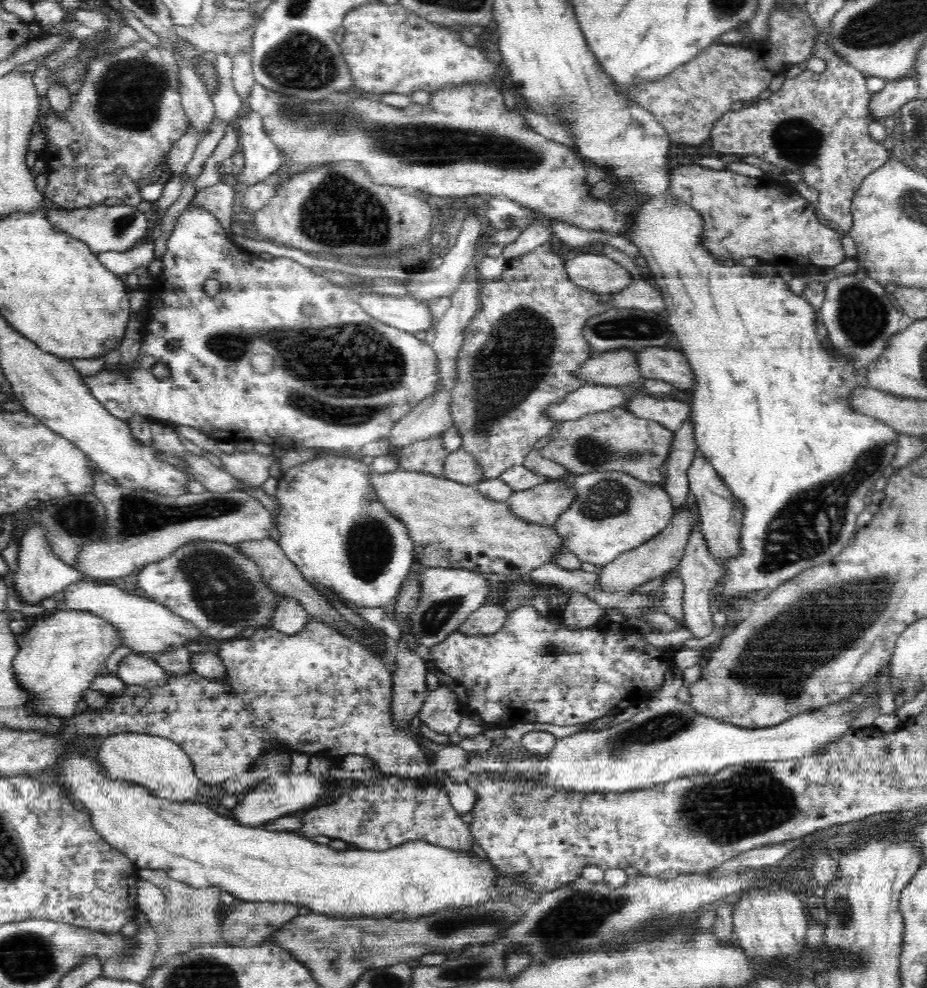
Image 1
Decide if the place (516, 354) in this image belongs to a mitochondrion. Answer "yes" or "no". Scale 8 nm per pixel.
yes

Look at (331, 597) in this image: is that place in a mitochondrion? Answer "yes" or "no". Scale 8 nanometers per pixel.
no

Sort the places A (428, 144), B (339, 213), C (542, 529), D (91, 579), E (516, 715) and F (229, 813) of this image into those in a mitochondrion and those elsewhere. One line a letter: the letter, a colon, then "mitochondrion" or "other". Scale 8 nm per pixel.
A: mitochondrion
B: mitochondrion
C: other
D: other
E: other
F: other

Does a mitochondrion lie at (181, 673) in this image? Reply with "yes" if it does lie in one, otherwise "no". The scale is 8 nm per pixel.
no

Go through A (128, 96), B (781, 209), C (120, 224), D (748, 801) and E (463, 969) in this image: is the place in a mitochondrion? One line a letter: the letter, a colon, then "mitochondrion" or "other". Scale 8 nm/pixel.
A: mitochondrion
B: other
C: mitochondrion
D: mitochondrion
E: mitochondrion

